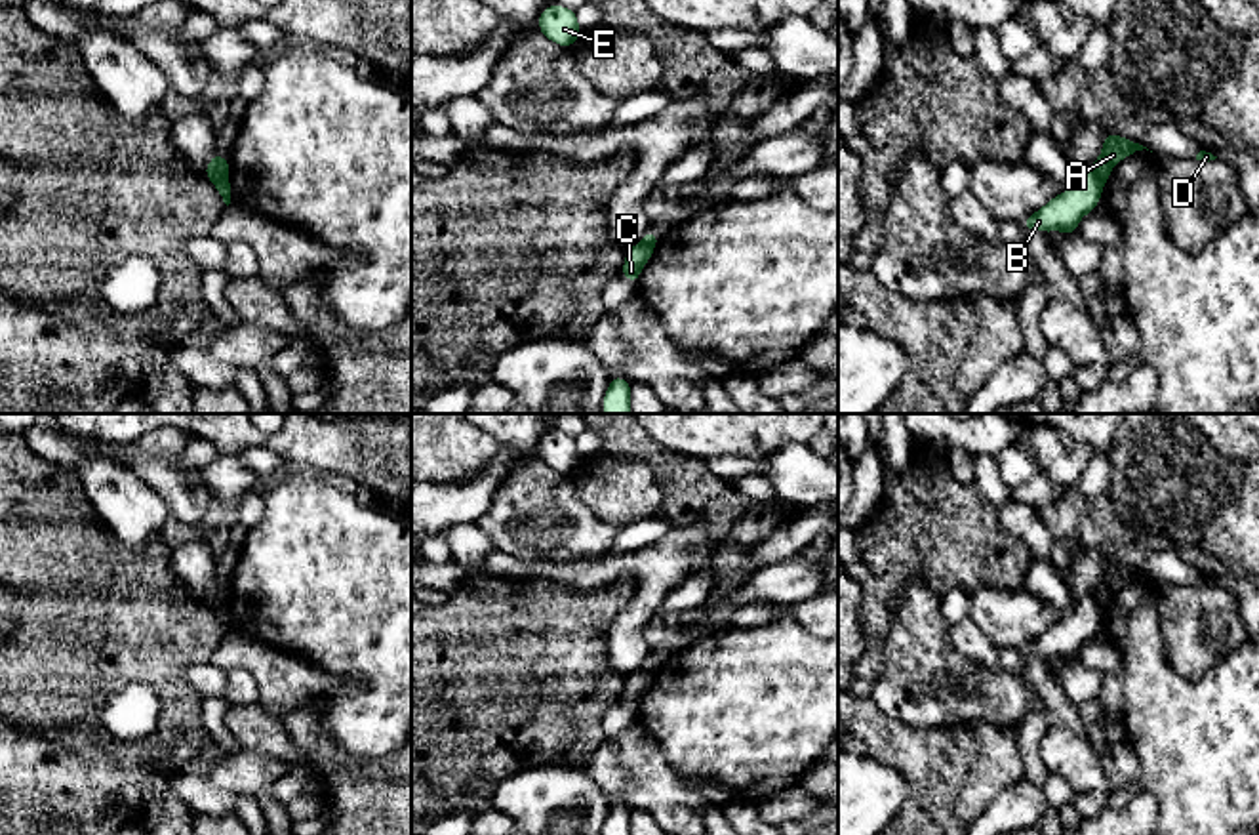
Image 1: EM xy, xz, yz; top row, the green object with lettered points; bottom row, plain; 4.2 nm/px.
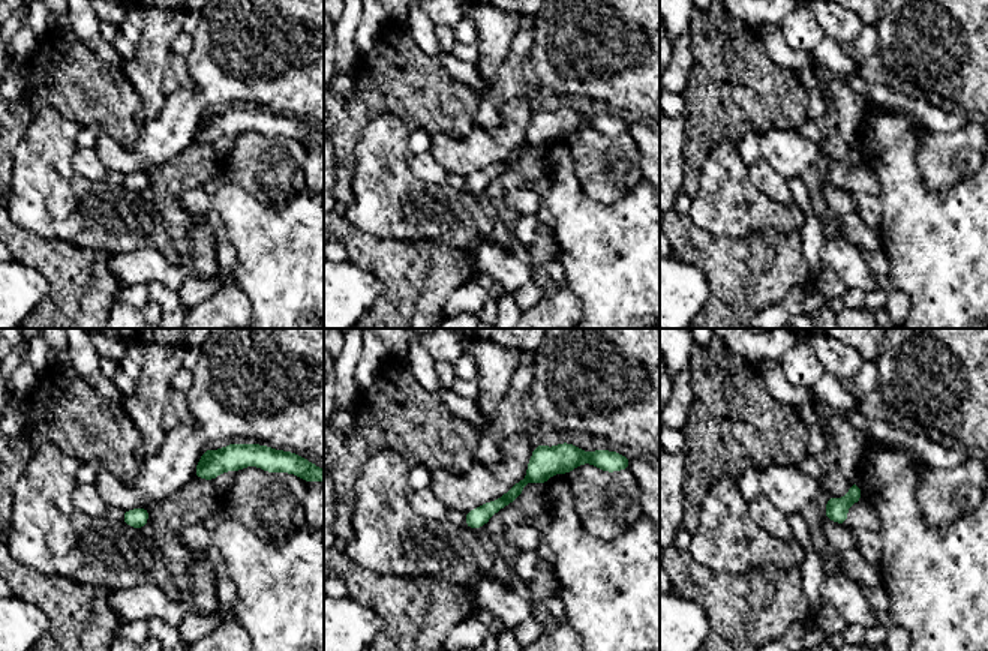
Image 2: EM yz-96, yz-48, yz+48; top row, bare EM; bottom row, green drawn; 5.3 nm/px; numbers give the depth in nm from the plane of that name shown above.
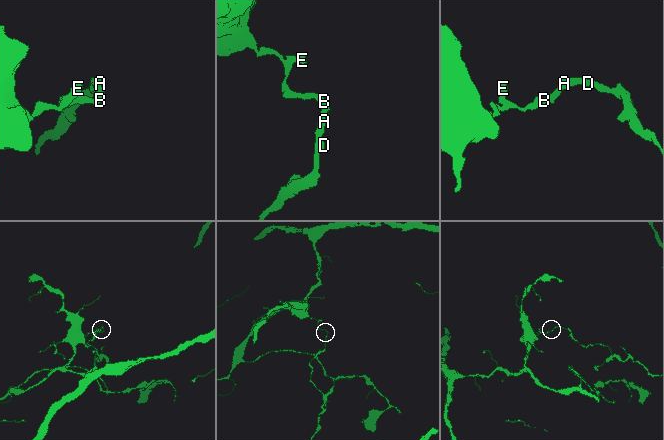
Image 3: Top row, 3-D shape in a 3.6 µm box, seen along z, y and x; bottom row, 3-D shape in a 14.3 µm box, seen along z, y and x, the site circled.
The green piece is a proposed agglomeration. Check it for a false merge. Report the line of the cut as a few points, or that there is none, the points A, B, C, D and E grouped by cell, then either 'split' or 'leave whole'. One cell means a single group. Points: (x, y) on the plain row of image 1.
yz (1092, 595), (1103, 610) | A C D / B E | split

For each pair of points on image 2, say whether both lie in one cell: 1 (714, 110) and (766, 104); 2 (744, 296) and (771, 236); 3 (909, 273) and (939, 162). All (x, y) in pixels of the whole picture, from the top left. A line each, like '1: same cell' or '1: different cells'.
1: same cell
2: same cell
3: different cells

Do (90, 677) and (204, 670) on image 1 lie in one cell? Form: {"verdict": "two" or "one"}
{"verdict": "two"}

